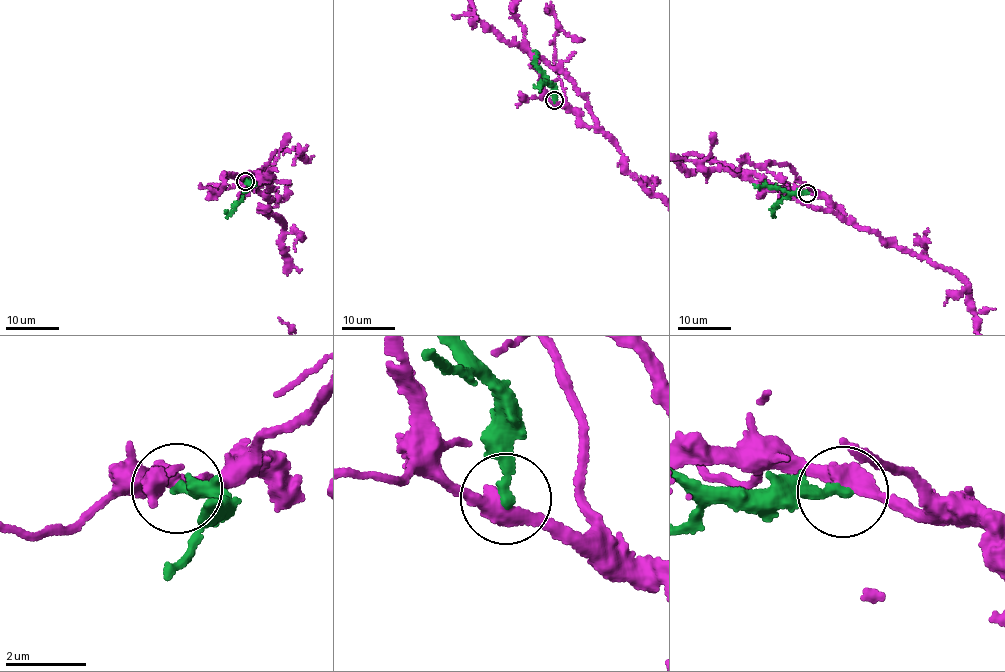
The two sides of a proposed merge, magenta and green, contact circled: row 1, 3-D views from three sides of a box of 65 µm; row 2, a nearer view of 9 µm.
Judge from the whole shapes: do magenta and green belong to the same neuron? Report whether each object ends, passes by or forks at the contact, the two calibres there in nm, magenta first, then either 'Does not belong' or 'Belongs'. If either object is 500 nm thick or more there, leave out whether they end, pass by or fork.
At the ring magenta passes by. At the ring green ends. Thickness 400 nm (magenta) against 260 nm. Does not belong

